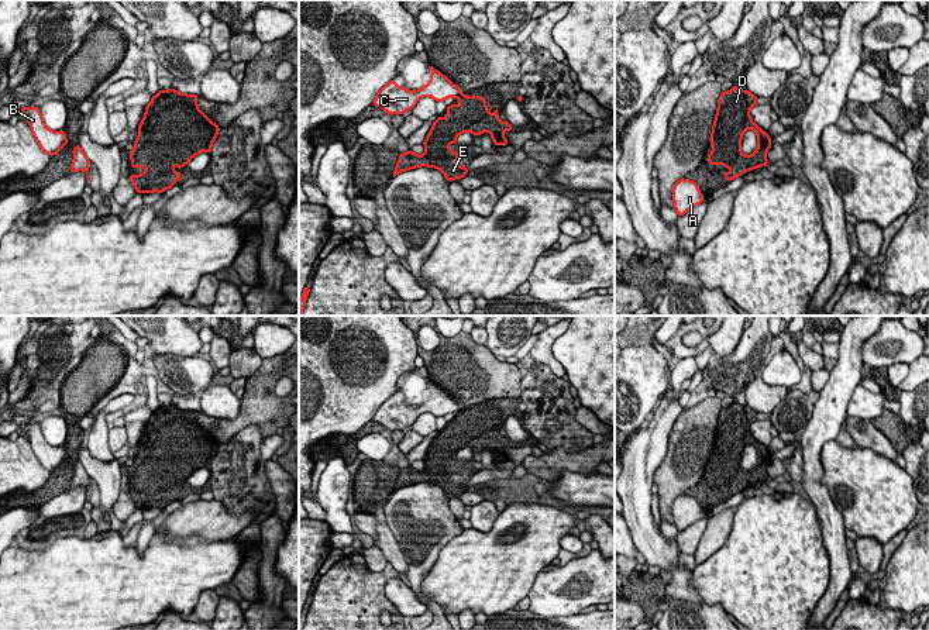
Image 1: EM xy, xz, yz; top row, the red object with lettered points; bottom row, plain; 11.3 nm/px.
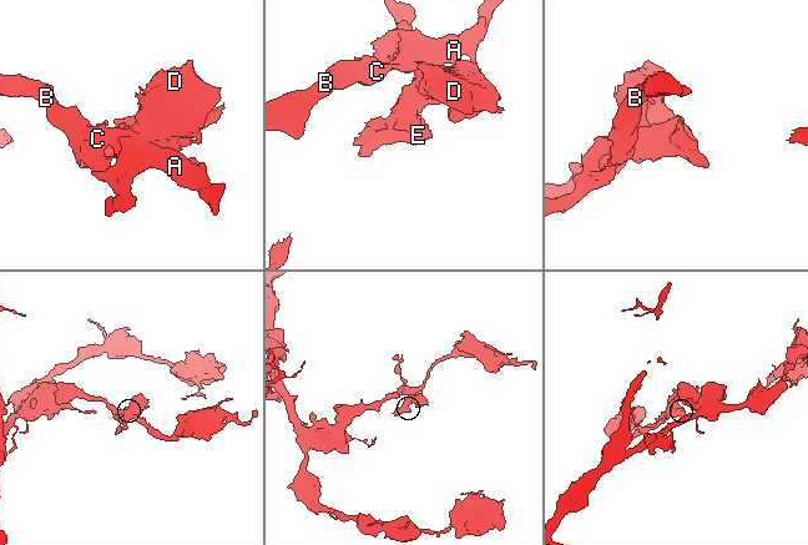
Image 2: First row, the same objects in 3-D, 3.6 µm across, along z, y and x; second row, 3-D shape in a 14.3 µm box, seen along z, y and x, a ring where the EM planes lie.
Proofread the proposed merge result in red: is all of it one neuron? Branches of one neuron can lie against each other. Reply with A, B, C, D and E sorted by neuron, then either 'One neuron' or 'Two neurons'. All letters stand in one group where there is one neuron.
Groups: A B C D E. One neuron

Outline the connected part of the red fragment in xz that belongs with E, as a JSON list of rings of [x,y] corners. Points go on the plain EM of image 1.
[[[433,382],[429,383],[431,393],[422,404],[407,406],[398,402],[396,396],[390,396],[379,406],[372,420],[393,431],[412,426],[422,413],[429,412],[436,417],[444,417],[448,413],[458,414],[460,420],[447,421],[447,431],[437,433],[431,441],[423,458],[424,469],[417,471],[412,465],[400,469],[393,486],[395,493],[400,488],[429,482],[441,486],[451,498],[468,490],[468,485],[457,479],[460,468],[450,465],[448,459],[455,459],[460,450],[469,447],[475,452],[489,448],[495,462],[506,462],[507,455],[503,448],[512,447],[512,441],[498,433],[498,423],[492,431],[489,430],[484,412],[465,412],[445,390]]]

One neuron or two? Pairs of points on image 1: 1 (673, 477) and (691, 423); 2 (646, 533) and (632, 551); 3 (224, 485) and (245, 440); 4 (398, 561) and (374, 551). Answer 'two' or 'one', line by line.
1: one
2: two
3: one
4: two

